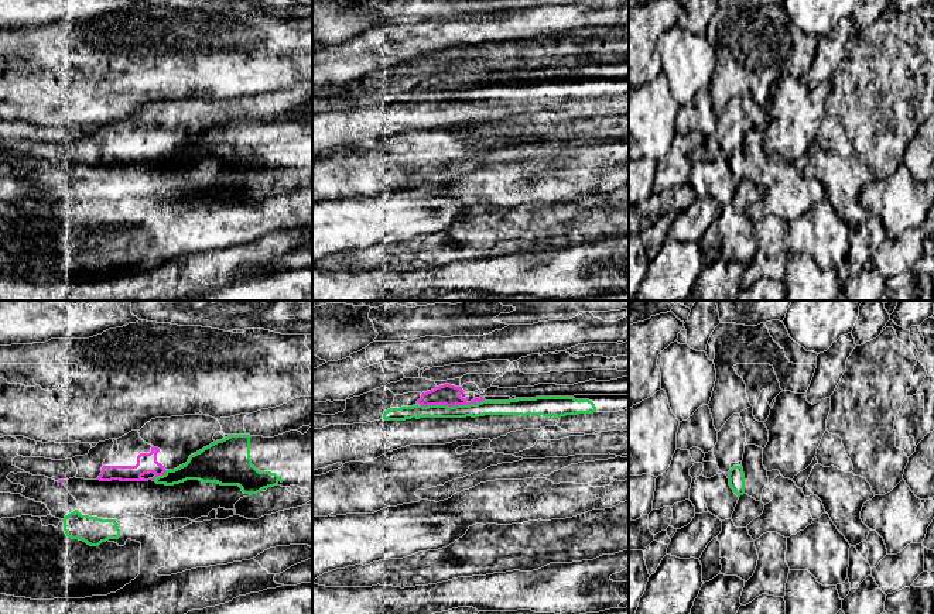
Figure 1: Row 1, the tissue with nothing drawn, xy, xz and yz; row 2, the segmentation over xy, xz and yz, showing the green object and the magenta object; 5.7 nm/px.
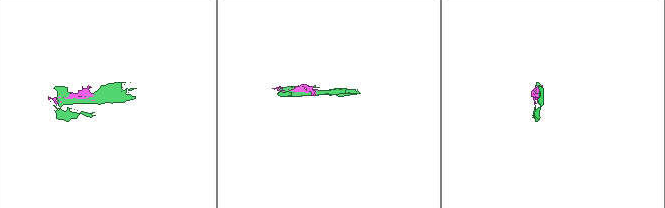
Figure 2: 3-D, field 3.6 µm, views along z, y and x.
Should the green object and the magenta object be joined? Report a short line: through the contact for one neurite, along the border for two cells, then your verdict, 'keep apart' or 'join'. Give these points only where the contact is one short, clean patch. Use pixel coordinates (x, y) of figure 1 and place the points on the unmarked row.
keep apart

